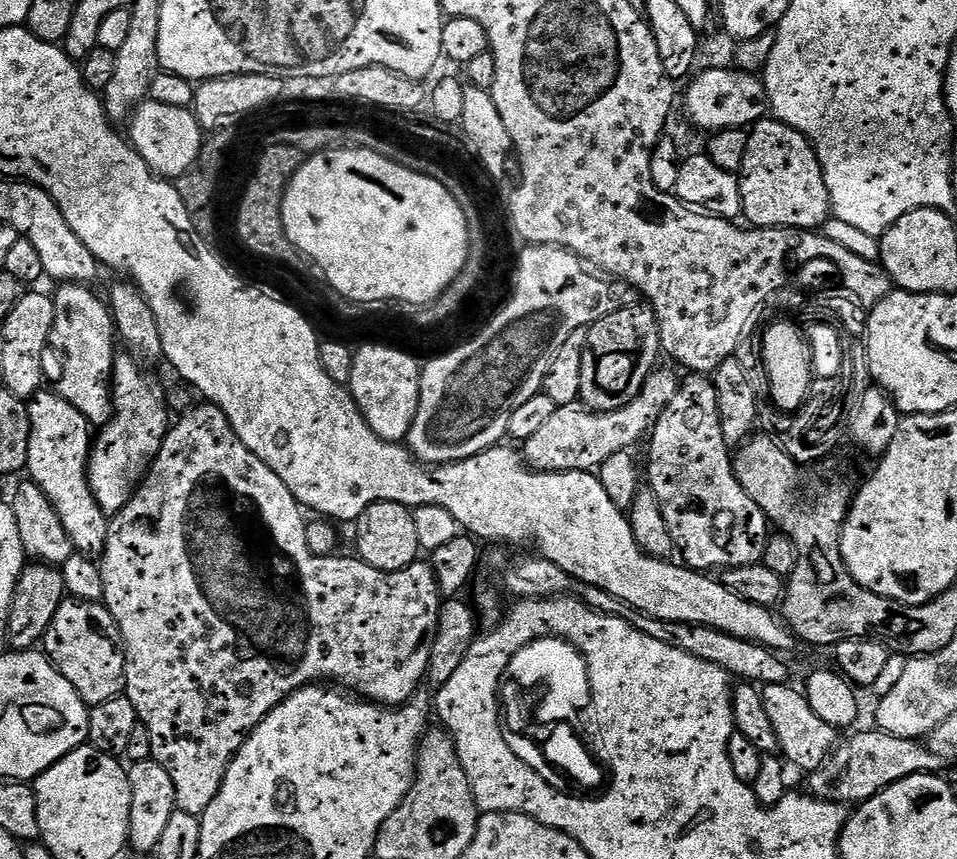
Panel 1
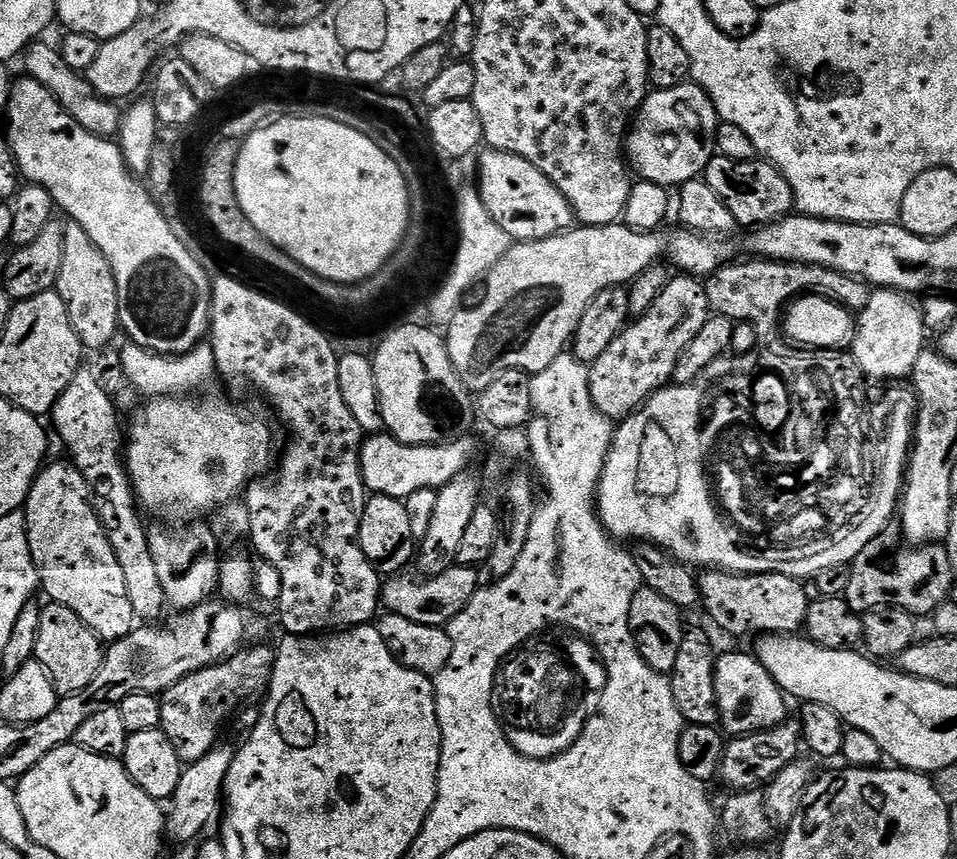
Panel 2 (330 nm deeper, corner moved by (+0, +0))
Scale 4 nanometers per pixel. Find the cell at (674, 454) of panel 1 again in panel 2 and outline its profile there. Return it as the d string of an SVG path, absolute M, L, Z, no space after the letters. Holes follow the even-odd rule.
M704 570L699 573L700 604L724 632L732 636L755 634L796 634L803 629L810 593L799 580L777 572L726 572Z

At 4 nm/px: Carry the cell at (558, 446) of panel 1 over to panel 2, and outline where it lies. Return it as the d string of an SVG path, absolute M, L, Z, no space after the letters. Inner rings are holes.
M687 274L669 279L666 290L654 298L654 306L644 316L637 316L610 342L606 354L588 369L590 398L607 420L619 422L636 412L659 388L673 383L674 368L682 350L694 342L698 330L706 326L710 315L705 281Z

